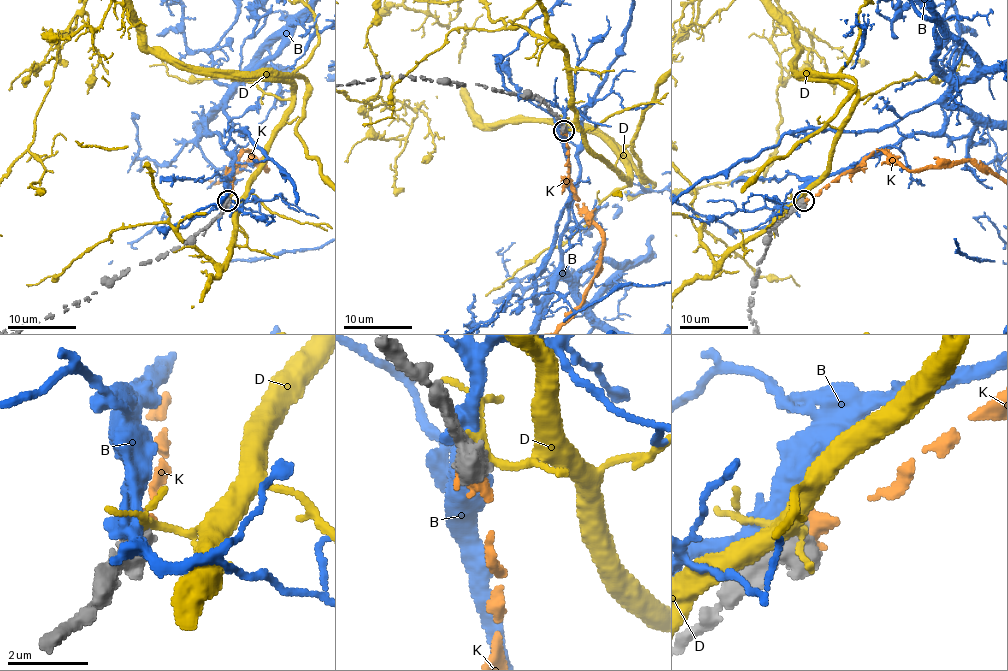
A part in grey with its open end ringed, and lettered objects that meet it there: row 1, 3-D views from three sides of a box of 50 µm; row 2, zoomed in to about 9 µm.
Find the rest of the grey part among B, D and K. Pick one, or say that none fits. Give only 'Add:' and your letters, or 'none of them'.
Add: K

